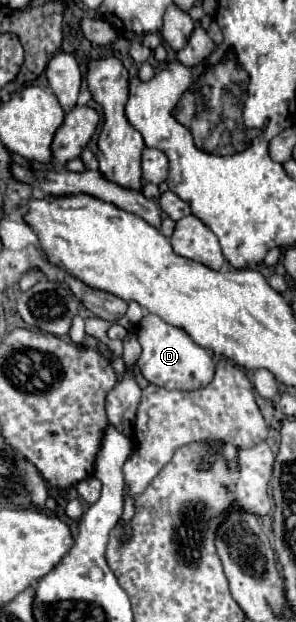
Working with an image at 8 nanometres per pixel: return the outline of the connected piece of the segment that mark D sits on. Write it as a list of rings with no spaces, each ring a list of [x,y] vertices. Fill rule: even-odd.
[[[147,314],[141,318],[141,324],[137,326],[137,340],[141,344],[137,366],[151,384],[167,390],[197,390],[213,380],[215,362],[211,354],[197,346],[181,328],[165,324],[159,316]]]

